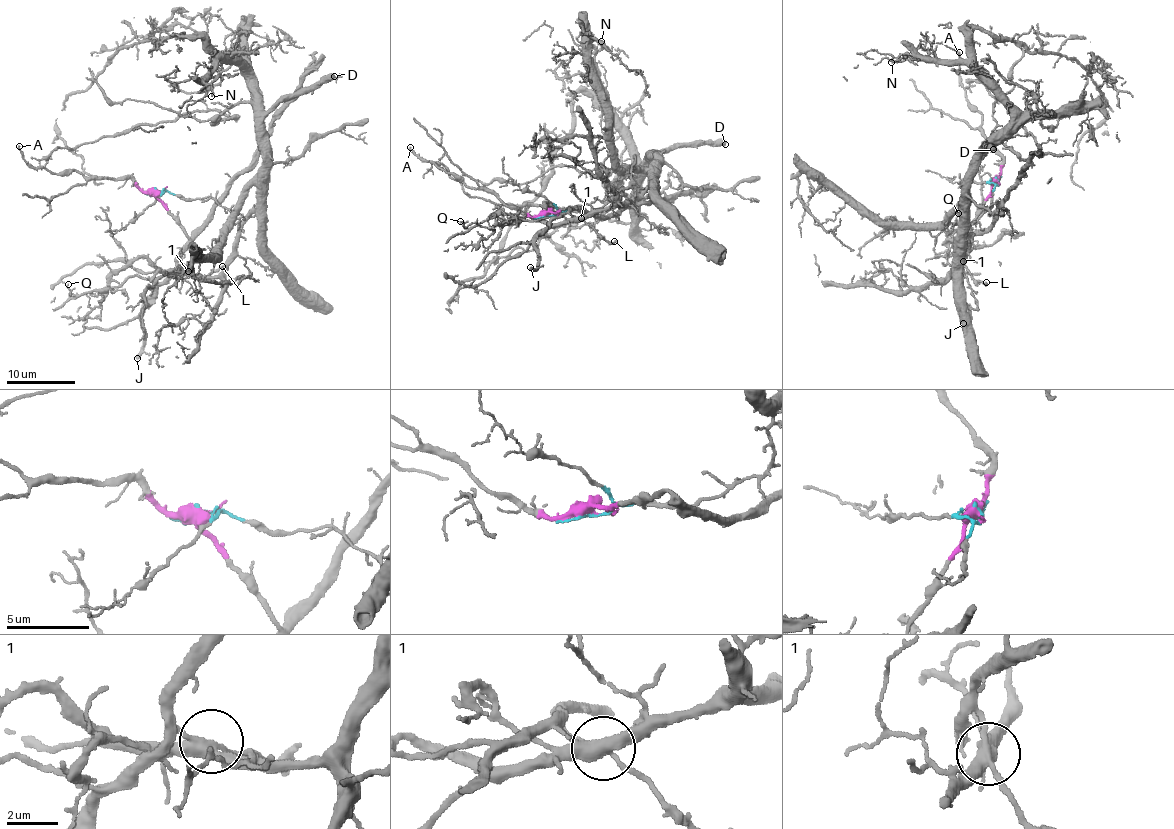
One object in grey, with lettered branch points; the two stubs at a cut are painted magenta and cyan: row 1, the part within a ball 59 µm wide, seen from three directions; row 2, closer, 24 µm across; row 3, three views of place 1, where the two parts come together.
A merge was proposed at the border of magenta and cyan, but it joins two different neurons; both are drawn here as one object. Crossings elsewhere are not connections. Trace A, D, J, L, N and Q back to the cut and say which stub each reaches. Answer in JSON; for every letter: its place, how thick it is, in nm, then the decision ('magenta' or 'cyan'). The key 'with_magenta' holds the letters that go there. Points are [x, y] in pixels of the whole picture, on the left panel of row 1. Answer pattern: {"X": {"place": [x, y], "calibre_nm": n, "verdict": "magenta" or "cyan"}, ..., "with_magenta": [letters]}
{"A": {"place": [19, 146], "calibre_nm": 150, "verdict": "magenta"}, "D": {"place": [334, 76], "calibre_nm": 700, "verdict": "cyan"}, "J": {"place": [137, 358], "calibre_nm": 320, "verdict": "magenta"}, "L": {"place": [222, 266], "calibre_nm": 200, "verdict": "magenta"}, "N": {"place": [211, 96], "calibre_nm": 150, "verdict": "cyan"}, "Q": {"place": [68, 284], "calibre_nm": 90, "verdict": "magenta"}, "with_magenta": ["A", "J", "L", "Q"]}

